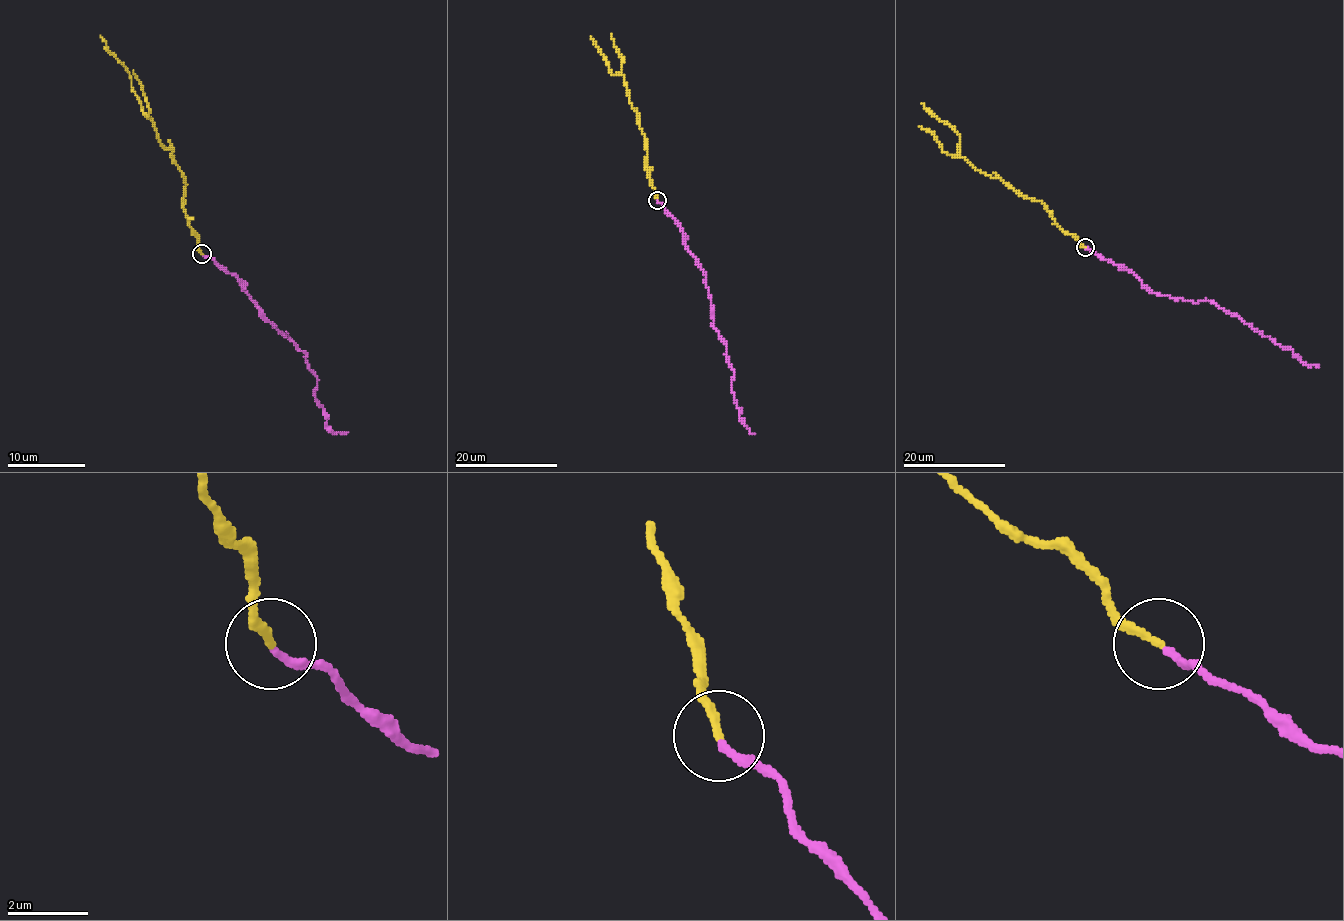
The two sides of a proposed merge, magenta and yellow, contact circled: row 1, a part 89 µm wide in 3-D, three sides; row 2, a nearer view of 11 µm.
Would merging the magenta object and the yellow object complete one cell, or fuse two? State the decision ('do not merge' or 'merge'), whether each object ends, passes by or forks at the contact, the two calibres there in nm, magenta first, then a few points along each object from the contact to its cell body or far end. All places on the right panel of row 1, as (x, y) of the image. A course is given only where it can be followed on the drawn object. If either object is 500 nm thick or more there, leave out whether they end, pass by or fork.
do not merge; magenta ends; yellow ends; calibres 190 and 200 nm; course magenta (1086, 247), (1131, 270), (1154, 292), (1186, 301), (1213, 301), (1282, 347), (1288, 347), (1309, 365), (1319, 365); course yellow (1085, 247), (1040, 201), (1019, 195), (999, 178), (974, 169), (959, 155), (959, 135), (922, 102)

